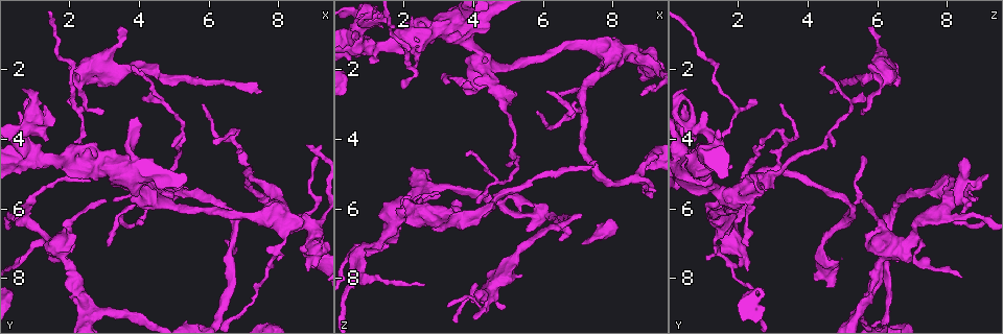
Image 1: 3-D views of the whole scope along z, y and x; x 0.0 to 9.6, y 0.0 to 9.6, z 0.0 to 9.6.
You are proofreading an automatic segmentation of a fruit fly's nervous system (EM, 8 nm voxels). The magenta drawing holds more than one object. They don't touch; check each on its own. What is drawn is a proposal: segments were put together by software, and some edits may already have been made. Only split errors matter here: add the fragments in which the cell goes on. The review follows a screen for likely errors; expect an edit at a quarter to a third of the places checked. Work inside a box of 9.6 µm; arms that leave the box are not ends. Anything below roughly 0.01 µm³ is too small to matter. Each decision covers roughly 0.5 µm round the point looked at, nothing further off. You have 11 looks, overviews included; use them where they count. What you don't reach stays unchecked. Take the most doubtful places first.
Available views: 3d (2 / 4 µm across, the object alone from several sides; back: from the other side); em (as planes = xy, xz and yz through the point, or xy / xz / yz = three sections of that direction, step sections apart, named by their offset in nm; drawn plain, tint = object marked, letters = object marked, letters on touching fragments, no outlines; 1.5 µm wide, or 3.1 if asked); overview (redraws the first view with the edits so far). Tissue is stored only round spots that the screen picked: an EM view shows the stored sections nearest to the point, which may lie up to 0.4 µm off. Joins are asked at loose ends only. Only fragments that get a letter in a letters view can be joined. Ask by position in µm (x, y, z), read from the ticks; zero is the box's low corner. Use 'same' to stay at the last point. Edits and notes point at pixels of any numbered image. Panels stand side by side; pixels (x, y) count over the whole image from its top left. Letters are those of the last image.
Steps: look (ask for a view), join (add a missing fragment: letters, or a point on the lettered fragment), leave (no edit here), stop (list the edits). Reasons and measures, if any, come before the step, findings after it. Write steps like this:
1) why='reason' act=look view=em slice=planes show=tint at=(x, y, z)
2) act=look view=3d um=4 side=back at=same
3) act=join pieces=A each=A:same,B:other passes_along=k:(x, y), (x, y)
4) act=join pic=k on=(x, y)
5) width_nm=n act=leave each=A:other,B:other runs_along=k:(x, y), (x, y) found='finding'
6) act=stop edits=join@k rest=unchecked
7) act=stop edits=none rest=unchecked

why='branch stops here' act=look view=3d um=4 at=(1.40, 4.05, 0.85)

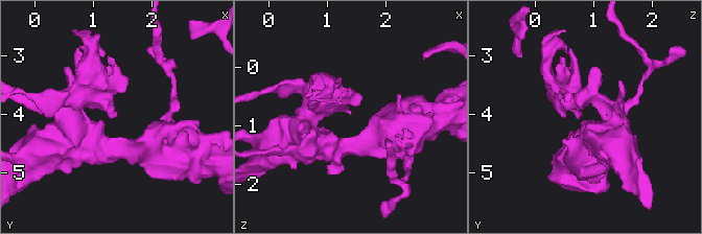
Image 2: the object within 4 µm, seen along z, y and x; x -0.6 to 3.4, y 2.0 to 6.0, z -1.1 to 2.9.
why='need the tissue' act=look view=em slice=planes show=letters at=(1.40, 4.05, 0.75)

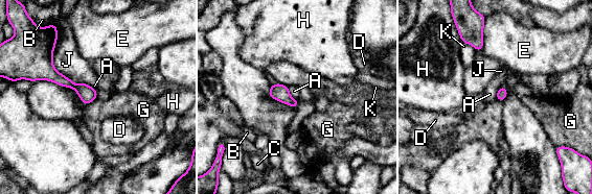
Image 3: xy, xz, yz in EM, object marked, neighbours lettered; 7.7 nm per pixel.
act=leave each=A:other,B:other,C:other,D:other,E:other,G:other,H:other,J:other,K:other runs_along=3:(39, 77), (55, 76), (94, 96) found='no lettered fragment goes on from it'

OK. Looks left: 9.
why='tapers out' act=look view=3d um=4 at=(3.20, 5.80, 8.75)

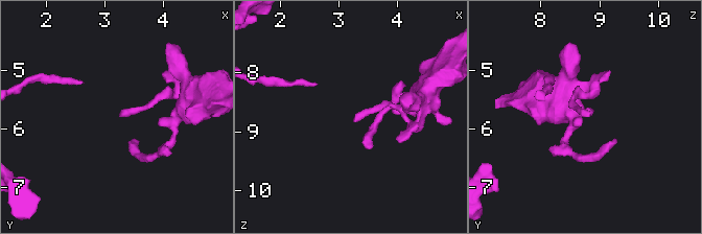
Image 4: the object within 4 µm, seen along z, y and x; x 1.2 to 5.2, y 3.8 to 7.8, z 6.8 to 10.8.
act=look view=em slice=xy step=8 show=tint at=(3.25, 5.80, 8.80)

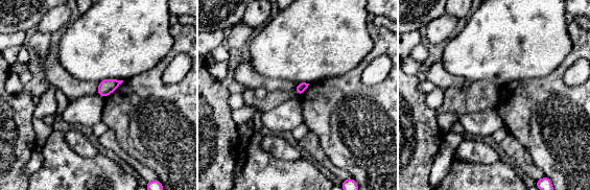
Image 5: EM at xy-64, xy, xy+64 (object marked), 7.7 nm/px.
act=look view=em slice=planes show=letters at=same

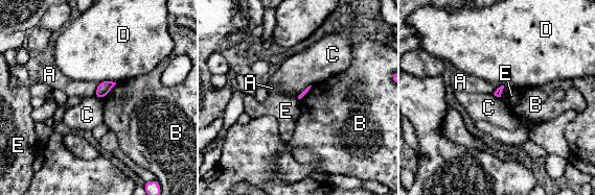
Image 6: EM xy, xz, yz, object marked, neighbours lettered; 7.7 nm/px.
act=leave each=A:other,B:other,C:other,D:other,E:other border=6:(94, 95), (101, 99) found='none of them fits'

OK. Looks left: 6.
why='tapers out' act=look view=em slice=planes show=tint at=(3.55, 0.75, 5.70)

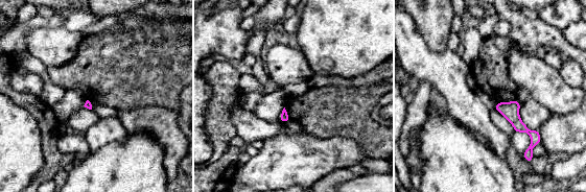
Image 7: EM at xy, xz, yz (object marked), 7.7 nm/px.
why='what lies round it' act=look view=em slice=planes show=letters at=same

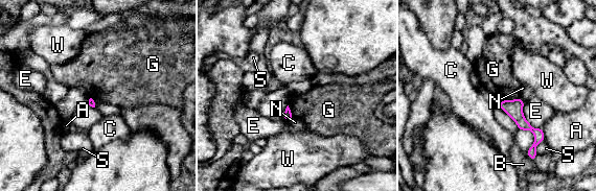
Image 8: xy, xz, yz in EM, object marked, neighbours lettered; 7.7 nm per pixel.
act=leave each=A:other,B:other,C:other,E:other,G:other,N:other,S:other,W:other border=8:(520, 96), (513, 99), (500, 100) found='none of them fits'

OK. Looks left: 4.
why='thin end' act=look view=em slice=planes show=letters at=(1.95, 2.95, 2.55)

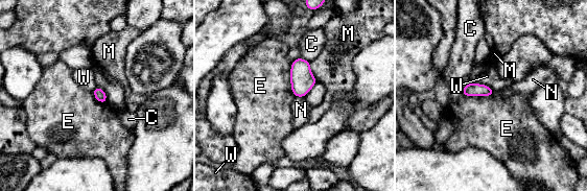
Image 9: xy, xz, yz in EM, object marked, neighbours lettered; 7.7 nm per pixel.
width_nm=90 act=leave each=C:other,E:other,M:other,N:other,W:other border=9:(291, 61), (290, 90), (295, 96) found='no lettered fragment goes on from it'

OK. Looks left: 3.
why='thin end' act=look view=em slice=yz step=4 show=letters at=(2.90, 3.30, 5.55)

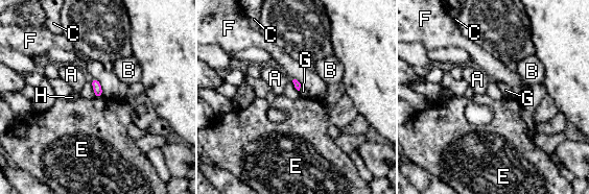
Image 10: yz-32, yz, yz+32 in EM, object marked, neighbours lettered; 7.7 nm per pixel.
act=leave each=A:other,B:other,C:other,E:other,F:other,G:other,H:other border=10:(101, 96), (96, 98) found='none of them fits'

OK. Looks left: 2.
act=stop edits=none rest=unchecked

